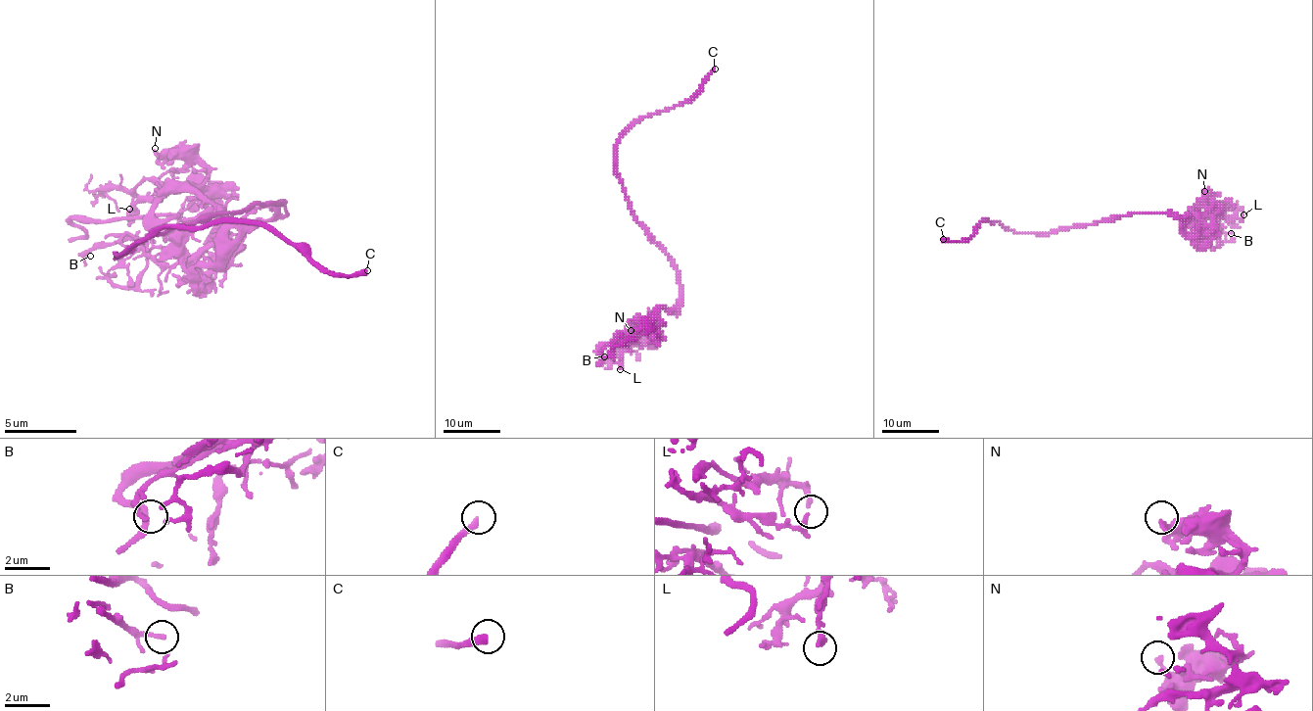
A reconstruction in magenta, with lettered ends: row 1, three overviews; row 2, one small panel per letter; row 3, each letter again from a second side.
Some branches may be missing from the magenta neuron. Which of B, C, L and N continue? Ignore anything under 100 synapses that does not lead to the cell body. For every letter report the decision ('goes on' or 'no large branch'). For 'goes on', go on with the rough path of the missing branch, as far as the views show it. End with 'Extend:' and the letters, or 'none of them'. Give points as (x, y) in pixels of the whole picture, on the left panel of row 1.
B: no large branch
C: no large branch
L: no large branch
N: no large branch
Extend: none of them

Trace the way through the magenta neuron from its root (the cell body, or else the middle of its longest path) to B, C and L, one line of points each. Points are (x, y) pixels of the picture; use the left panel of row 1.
B: (169, 230), (281, 202), (198, 274), (187, 263), (159, 263), (136, 242), (97, 242), (82, 256), (90, 256)
C: (169, 230), (115, 256), (162, 227), (259, 223), (288, 238), (328, 274), (367, 270)
L: (169, 230), (281, 202), (266, 219), (230, 219), (187, 184), (180, 191), (144, 198), (129, 219), (129, 209)

